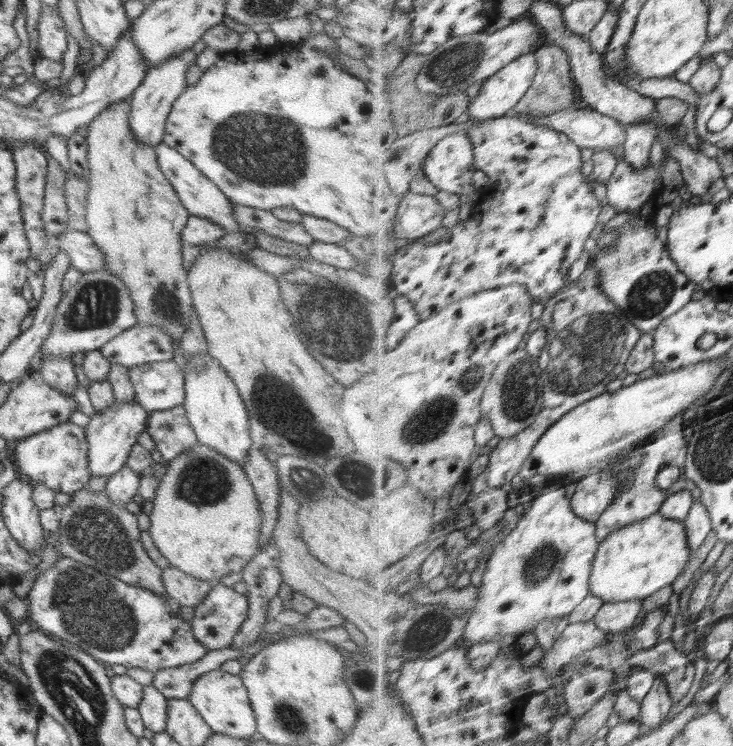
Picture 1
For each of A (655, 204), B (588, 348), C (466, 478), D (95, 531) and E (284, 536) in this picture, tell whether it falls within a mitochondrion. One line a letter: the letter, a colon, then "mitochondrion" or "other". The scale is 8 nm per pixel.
A: other
B: mitochondrion
C: other
D: mitochondrion
E: other

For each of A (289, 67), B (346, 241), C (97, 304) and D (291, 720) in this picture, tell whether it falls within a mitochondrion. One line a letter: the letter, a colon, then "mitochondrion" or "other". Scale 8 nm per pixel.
A: other
B: other
C: mitochondrion
D: mitochondrion

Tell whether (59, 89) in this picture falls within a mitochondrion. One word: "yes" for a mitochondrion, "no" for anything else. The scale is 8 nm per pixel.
no

